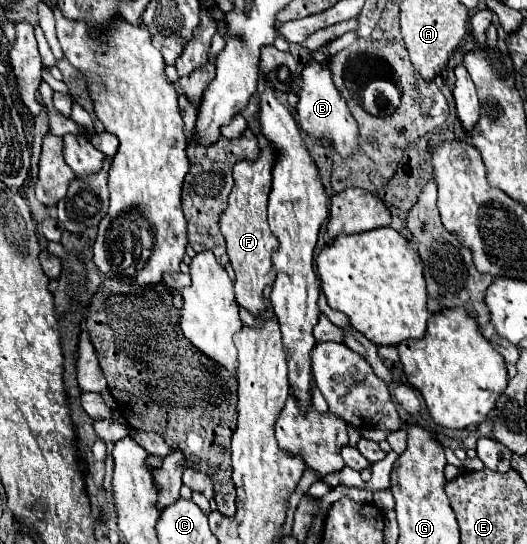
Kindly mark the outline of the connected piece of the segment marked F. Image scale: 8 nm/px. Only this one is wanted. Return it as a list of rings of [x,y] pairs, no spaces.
[[[270,146],[262,148],[260,156],[254,162],[238,162],[234,166],[234,190],[230,192],[230,202],[226,212],[220,218],[220,232],[226,238],[228,258],[236,272],[234,290],[236,302],[240,308],[248,310],[254,318],[262,318],[264,312],[264,288],[274,284],[272,252],[280,246],[278,238],[272,234],[266,216],[266,202],[270,194]]]

